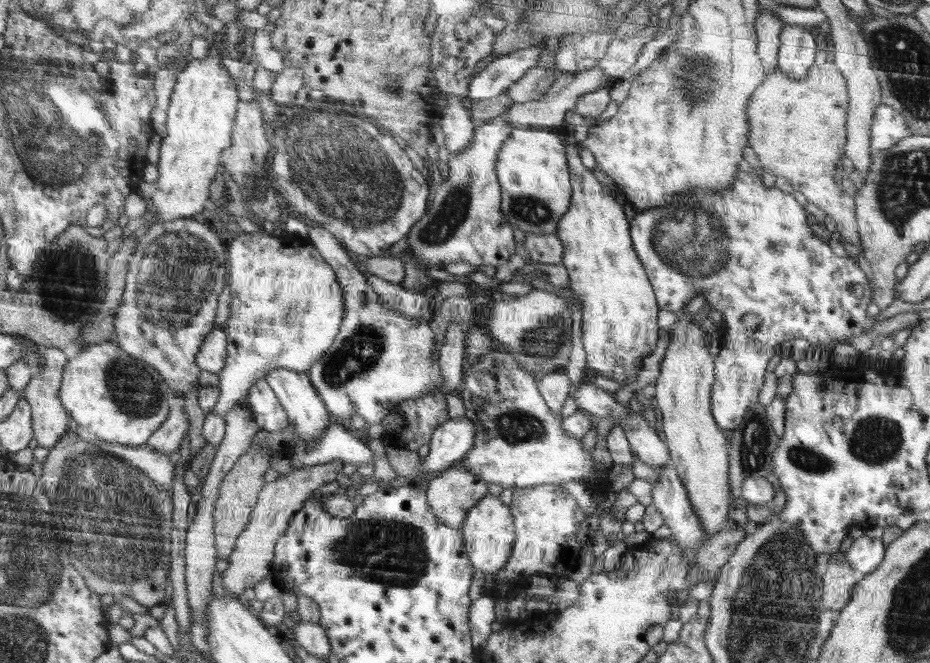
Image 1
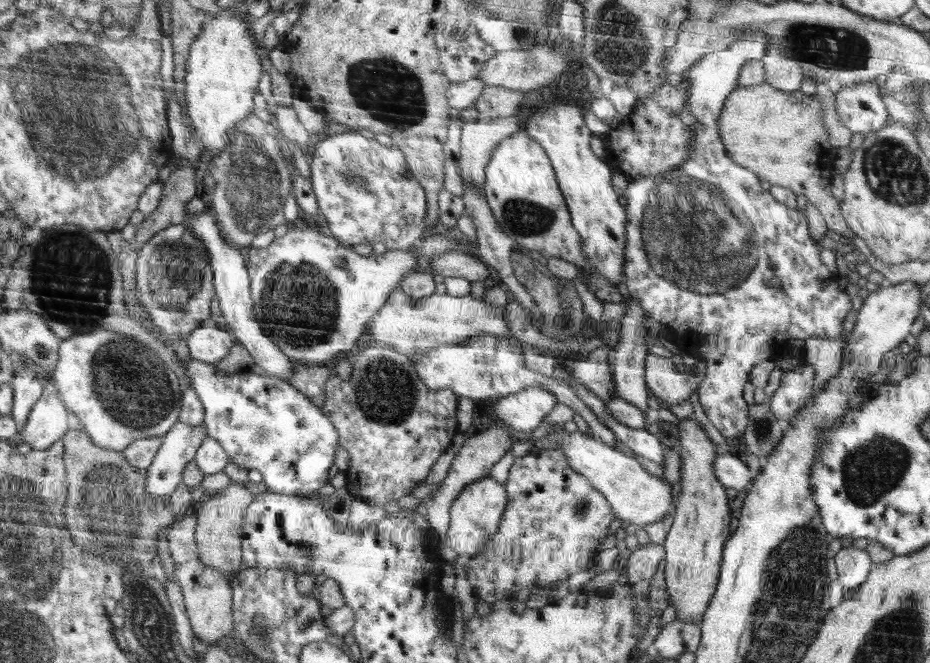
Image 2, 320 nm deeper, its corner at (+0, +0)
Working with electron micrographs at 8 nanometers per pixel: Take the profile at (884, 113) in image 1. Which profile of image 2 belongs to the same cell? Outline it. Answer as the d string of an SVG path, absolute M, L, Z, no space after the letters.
M876 80L842 87L835 94L835 109L839 121L853 133L879 131L891 120Z

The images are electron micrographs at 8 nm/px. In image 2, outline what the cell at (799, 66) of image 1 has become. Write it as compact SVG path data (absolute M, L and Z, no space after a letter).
M778 49L767 50L761 58L764 65L765 84L784 92L800 90L803 72L798 59L790 58Z

